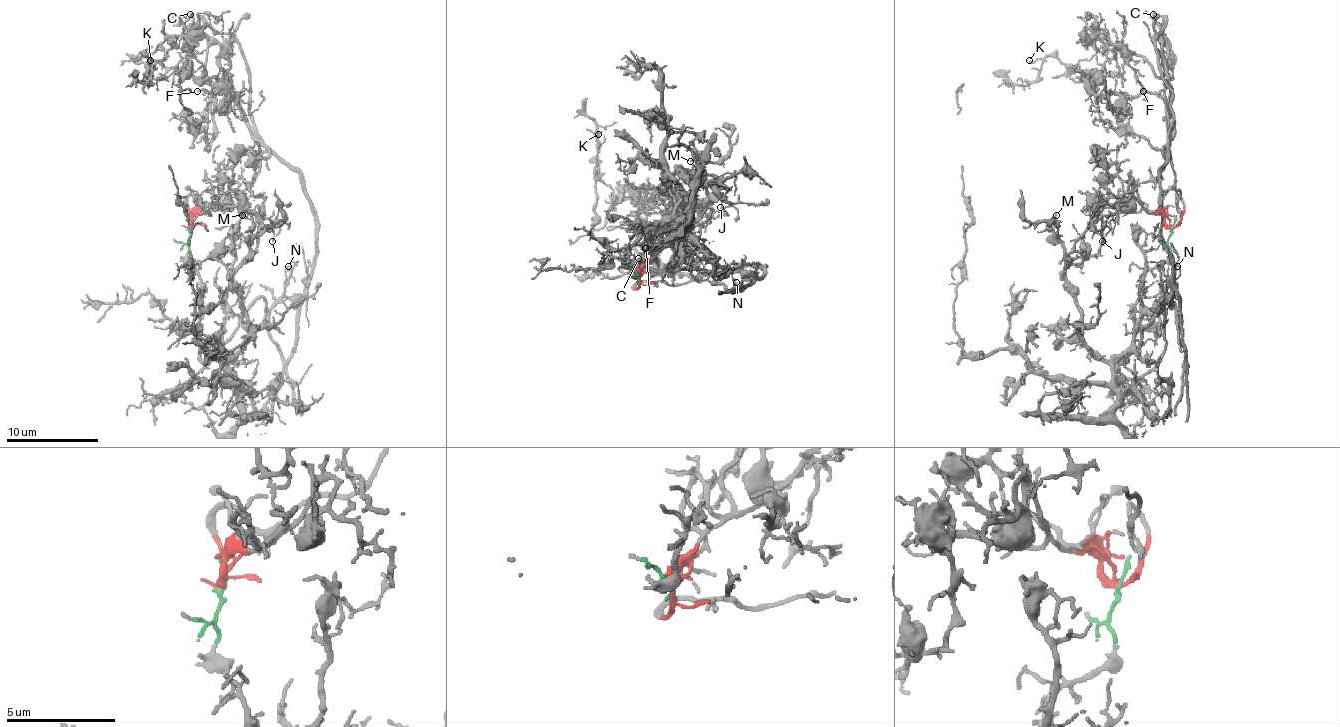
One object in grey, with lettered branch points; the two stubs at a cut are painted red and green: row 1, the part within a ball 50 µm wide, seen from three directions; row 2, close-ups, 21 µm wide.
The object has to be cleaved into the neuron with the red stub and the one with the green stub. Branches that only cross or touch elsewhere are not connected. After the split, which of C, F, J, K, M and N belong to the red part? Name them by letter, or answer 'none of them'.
C, F, K

